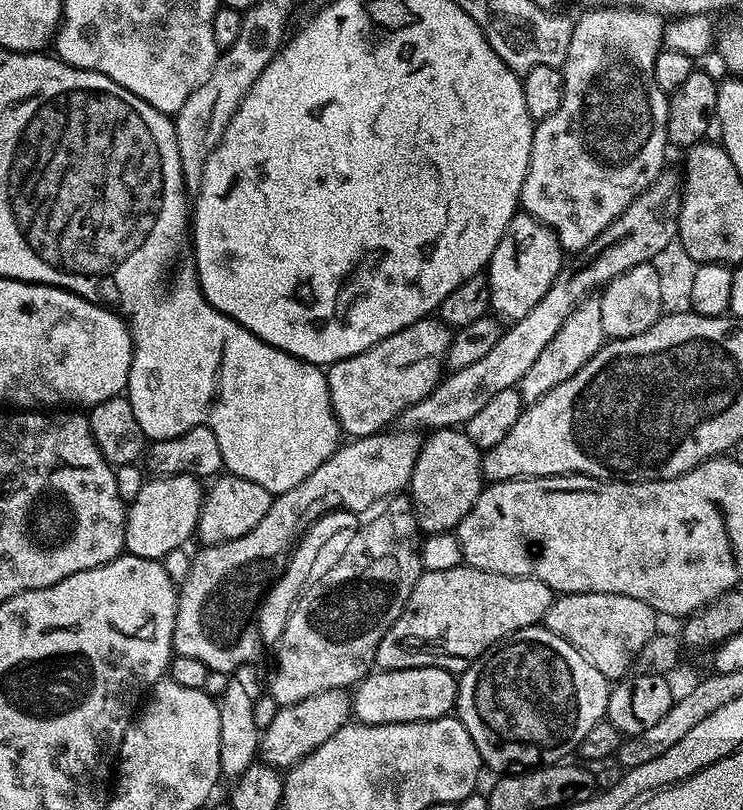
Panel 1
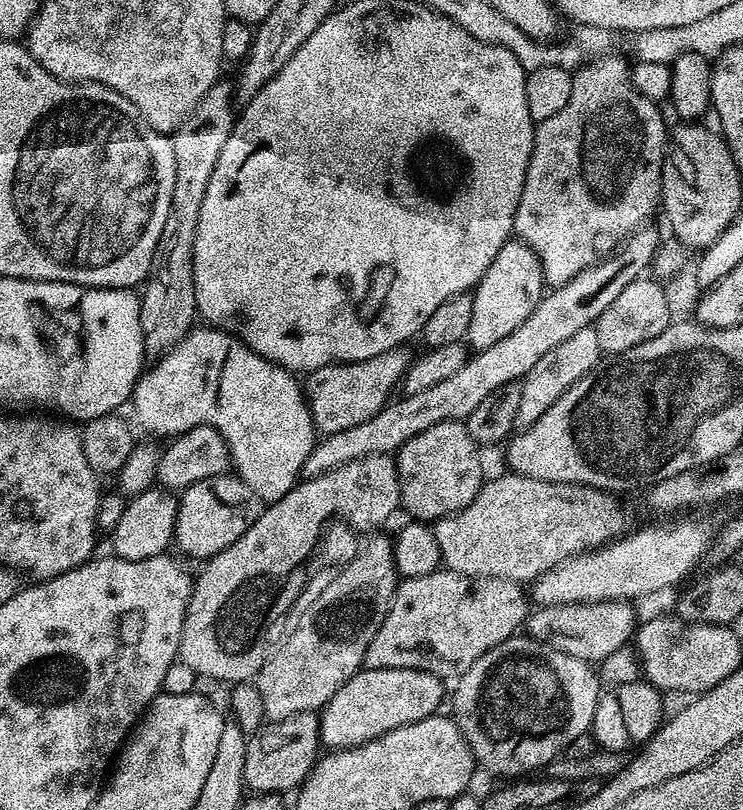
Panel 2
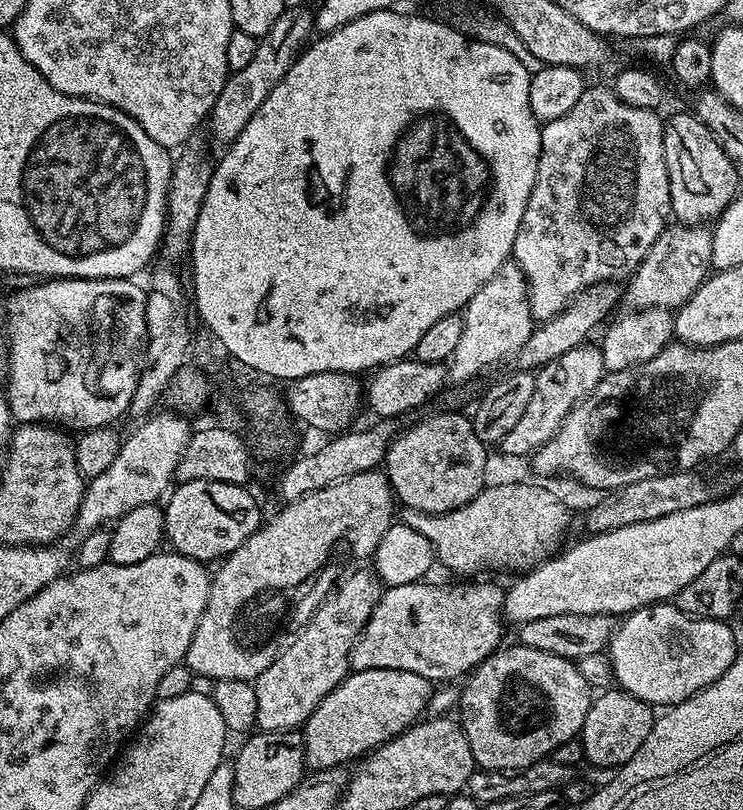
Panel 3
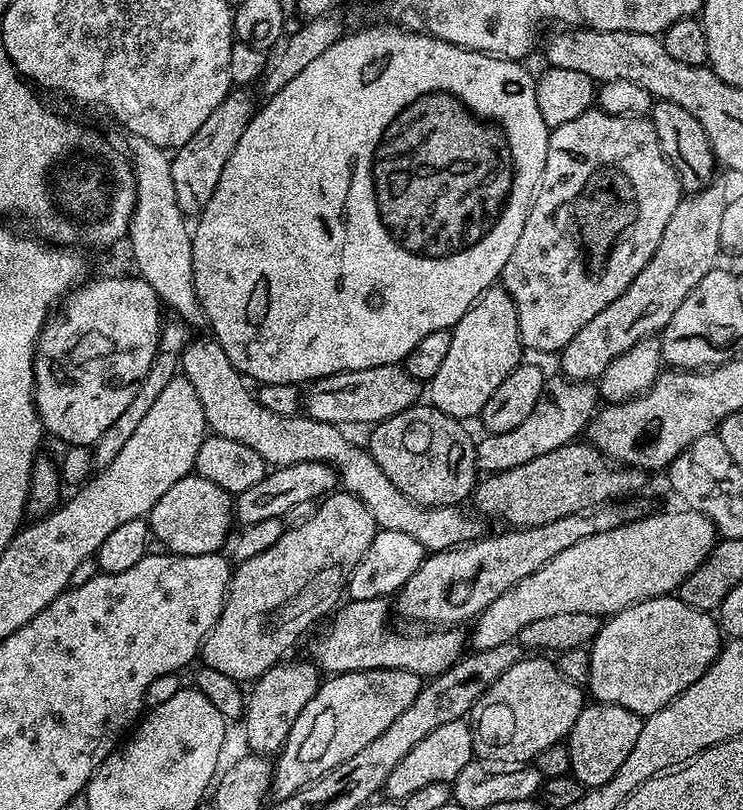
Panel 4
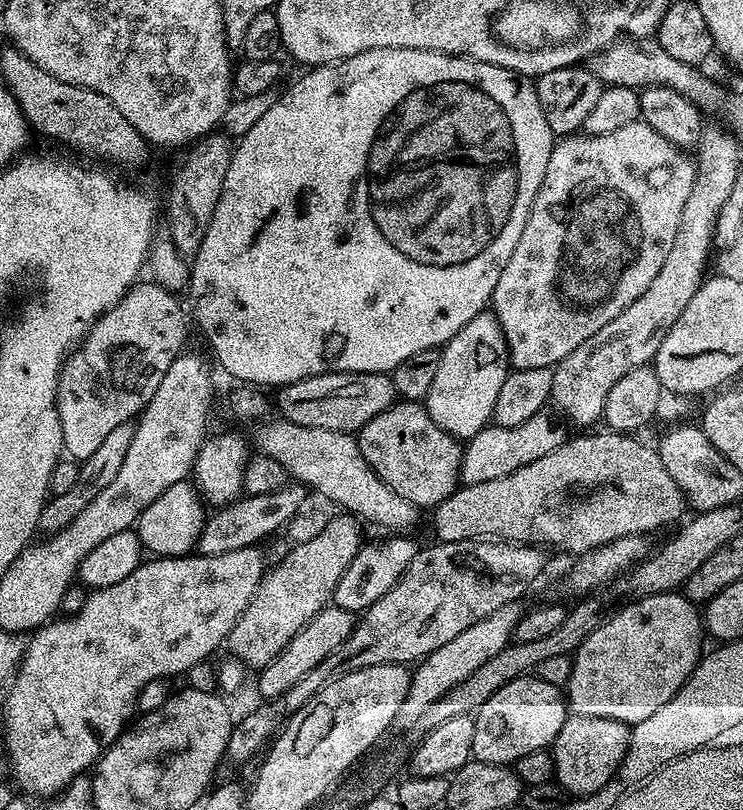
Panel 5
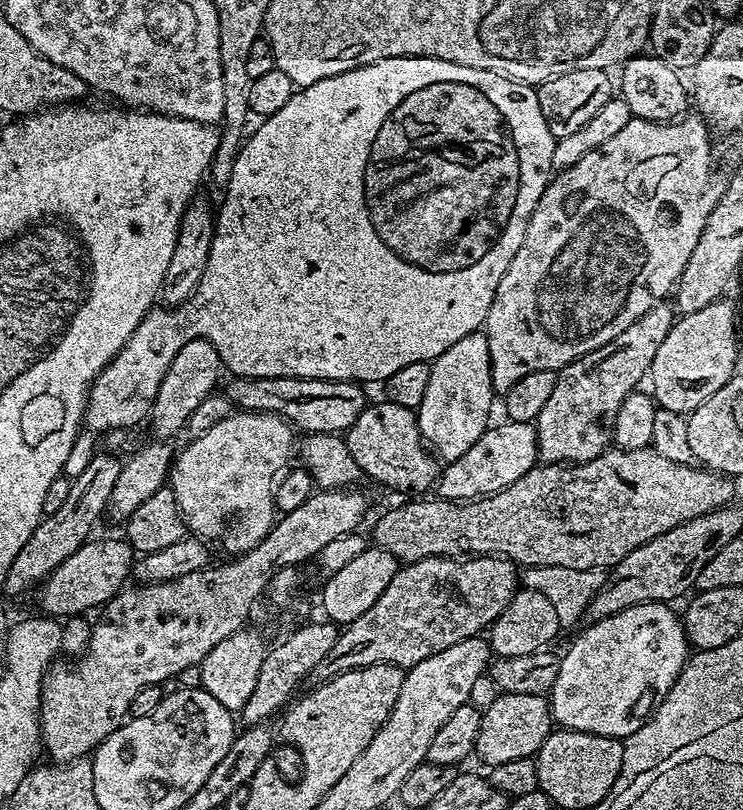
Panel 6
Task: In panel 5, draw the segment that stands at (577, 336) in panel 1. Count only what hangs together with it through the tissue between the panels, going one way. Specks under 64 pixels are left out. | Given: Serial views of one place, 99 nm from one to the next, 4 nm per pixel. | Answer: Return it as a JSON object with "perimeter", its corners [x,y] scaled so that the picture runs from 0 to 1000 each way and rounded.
{"perimeter":[[[736,507],[725,509],[719,511],[719,516],[708,516],[703,526],[666,531],[668,533],[662,533],[661,527],[654,527],[633,540],[623,549],[624,564],[619,572],[620,594],[624,598],[642,598],[659,595],[659,590],[681,590],[681,585],[703,580],[703,575],[731,565],[735,560],[740,560],[740,556],[751,556],[751,551],[756,551],[762,542],[760,525],[747,523],[738,512]]]}

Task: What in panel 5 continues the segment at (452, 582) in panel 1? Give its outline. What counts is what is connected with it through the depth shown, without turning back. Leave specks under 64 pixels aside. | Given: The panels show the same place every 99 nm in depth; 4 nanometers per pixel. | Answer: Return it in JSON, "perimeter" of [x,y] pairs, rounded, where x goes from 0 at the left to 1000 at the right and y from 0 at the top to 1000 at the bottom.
{"perimeter":[[[443,748],[423,758],[423,763],[417,763],[417,768],[412,768],[412,773],[406,773],[406,778],[401,778],[401,783],[390,788],[390,793],[385,793],[377,806],[359,822],[349,826],[350,841],[346,842],[345,849],[355,858],[351,860],[365,867],[385,857],[385,852],[390,852],[390,847],[396,847],[396,842],[405,840],[410,832],[417,832],[417,827],[423,827],[428,817],[444,812],[447,804],[460,793],[466,793],[475,774],[475,757],[459,751]]]}

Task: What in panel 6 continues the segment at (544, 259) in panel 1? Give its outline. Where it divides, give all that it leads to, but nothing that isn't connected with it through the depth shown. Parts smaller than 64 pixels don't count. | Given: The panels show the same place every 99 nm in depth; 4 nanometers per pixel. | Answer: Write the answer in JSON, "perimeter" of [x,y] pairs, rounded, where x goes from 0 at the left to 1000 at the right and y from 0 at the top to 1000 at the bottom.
{"perimeter":[[[650,409],[627,412],[627,417],[616,417],[616,422],[611,422],[606,432],[600,432],[591,442],[580,446],[580,451],[579,473],[573,475],[573,488],[568,491],[565,502],[559,505],[560,520],[568,541],[594,569],[615,568],[622,565],[622,560],[627,560],[627,556],[633,556],[633,551],[638,551],[638,546],[643,546],[643,541],[649,541],[649,536],[659,526],[657,512],[662,509],[665,485],[659,467],[657,420],[651,416]]]}

